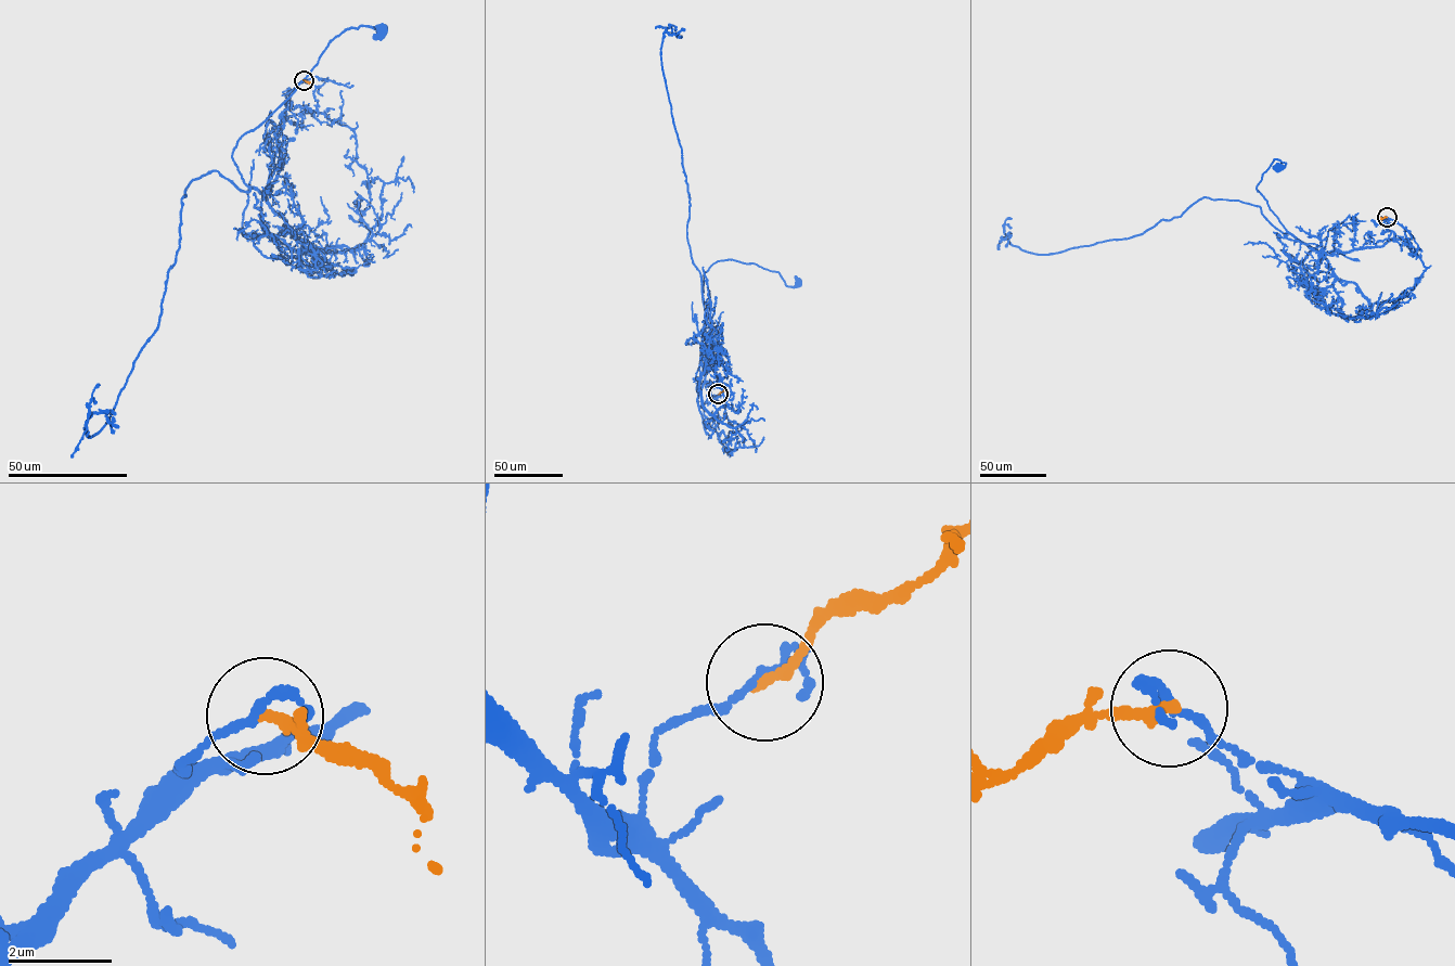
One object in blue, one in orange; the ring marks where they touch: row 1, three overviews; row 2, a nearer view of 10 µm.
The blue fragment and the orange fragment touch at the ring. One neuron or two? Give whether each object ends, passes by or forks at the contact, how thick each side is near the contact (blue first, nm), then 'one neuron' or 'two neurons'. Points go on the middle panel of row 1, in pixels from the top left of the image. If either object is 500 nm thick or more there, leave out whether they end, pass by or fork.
blue passes by; orange ends; calibres 150 and 240 nm; two neurons

